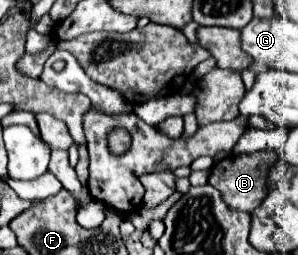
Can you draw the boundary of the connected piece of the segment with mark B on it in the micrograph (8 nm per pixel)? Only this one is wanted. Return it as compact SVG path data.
M252 152L252 154L240 154L240 156L226 156L218 162L214 162L210 176L208 176L208 184L218 188L218 192L222 192L222 200L226 200L226 204L236 210L236 212L252 212L254 208L258 208L258 204L264 200L266 196L266 176L268 176L268 168L278 160L276 152Z

